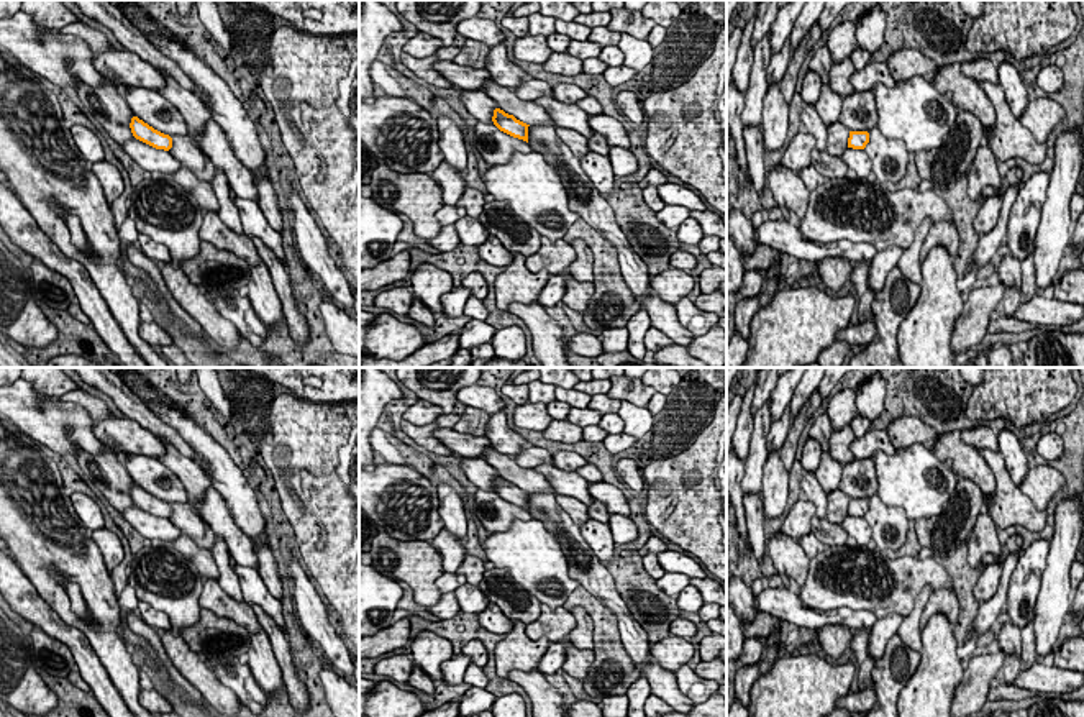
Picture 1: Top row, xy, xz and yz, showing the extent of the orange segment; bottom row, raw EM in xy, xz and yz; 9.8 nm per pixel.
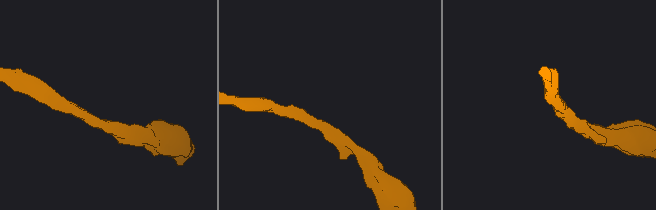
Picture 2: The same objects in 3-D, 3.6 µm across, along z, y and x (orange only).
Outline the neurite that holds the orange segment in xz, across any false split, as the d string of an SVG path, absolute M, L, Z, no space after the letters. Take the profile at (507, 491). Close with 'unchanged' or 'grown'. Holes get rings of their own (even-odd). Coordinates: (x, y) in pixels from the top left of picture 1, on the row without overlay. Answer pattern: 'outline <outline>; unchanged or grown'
outline M495 476L492 489L500 499L528 510L530 492L517 487L513 482L508 482L503 477Z; unchanged

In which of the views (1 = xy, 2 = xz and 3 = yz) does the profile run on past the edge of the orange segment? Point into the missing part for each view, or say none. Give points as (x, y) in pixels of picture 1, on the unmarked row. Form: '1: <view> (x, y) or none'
1: none
2: none
3: none

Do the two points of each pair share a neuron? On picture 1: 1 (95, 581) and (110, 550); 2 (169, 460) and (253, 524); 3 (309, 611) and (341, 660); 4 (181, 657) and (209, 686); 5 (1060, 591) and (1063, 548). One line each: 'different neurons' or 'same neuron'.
1: different neurons
2: different neurons
3: same neuron
4: same neuron
5: same neuron

